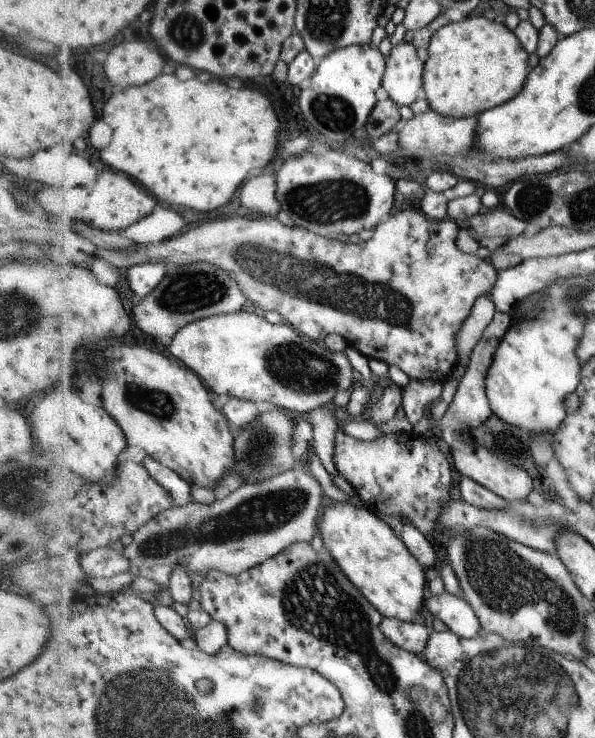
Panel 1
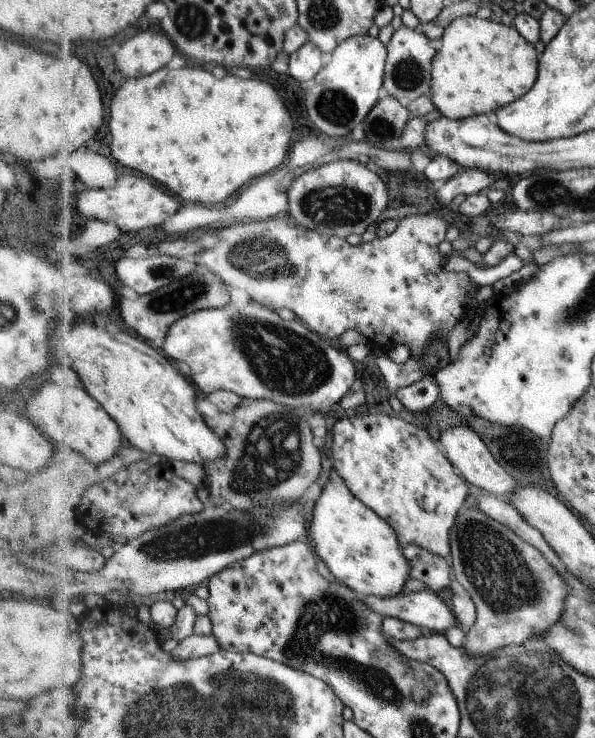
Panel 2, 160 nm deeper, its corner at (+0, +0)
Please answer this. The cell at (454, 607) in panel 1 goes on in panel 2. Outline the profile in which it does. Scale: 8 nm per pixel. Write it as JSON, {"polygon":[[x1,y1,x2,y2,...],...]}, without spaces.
{"polygon":[[402,591,388,598,374,595,360,598,370,610,382,618,394,617,420,628,428,628,433,633,444,634,452,626,461,628,455,611,448,608,444,600,432,591]]}

